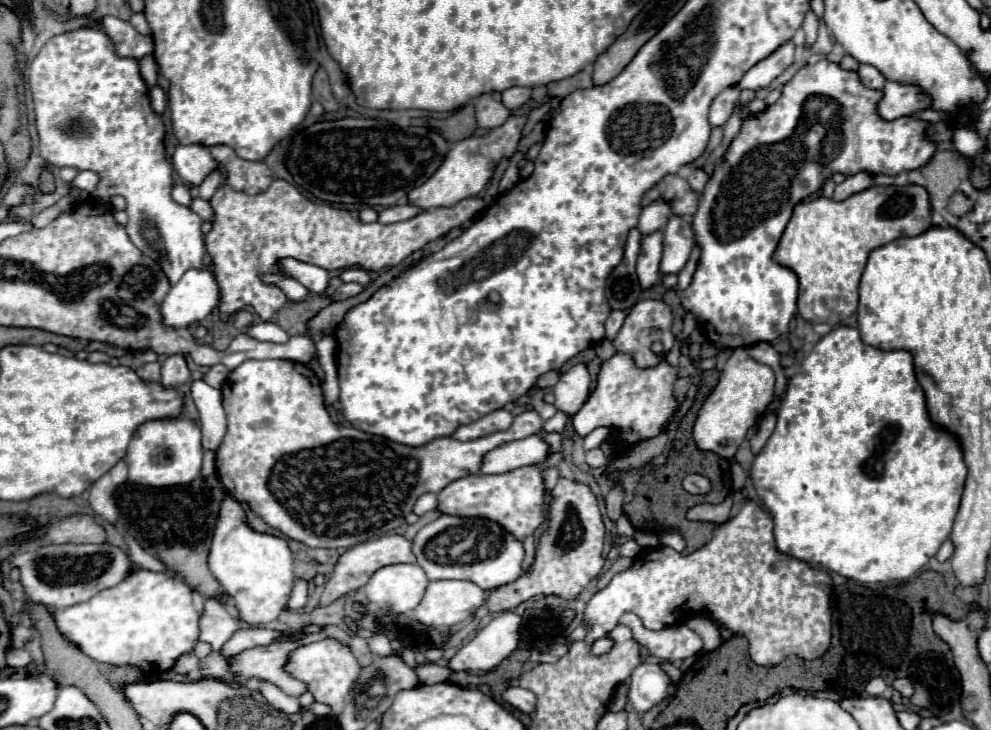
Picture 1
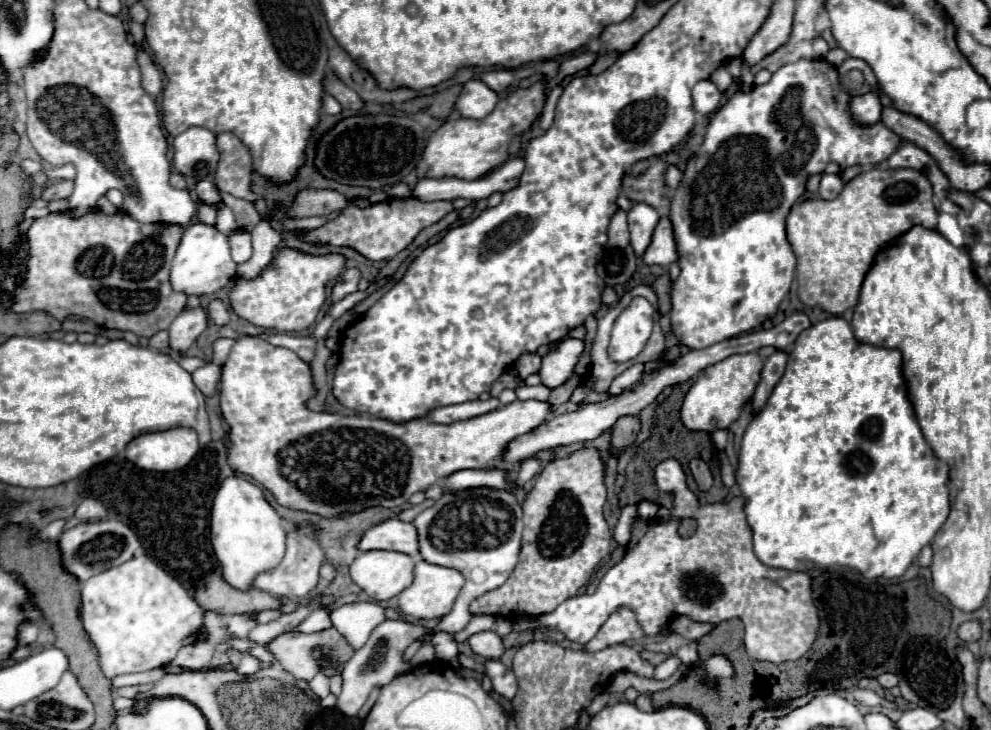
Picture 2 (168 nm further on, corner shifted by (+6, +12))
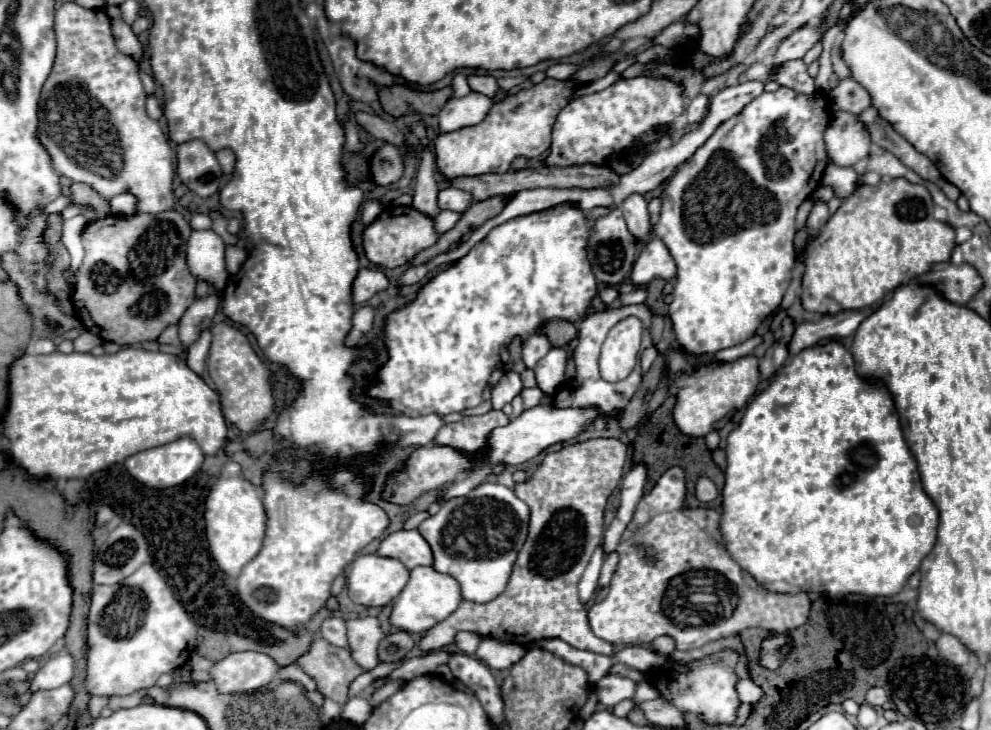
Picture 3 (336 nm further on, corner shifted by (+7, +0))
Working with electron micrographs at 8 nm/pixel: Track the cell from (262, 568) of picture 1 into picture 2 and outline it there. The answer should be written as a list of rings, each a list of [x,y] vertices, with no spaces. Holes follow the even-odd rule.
[[[229,476],[219,486],[211,512],[211,544],[221,564],[223,580],[233,588],[253,588],[257,574],[277,568],[285,556],[287,530],[273,506],[263,498],[261,488],[241,476]]]

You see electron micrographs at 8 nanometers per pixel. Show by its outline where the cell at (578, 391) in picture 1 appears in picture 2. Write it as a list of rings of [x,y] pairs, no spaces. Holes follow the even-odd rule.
[[[573,338],[561,340],[555,346],[551,346],[551,350],[543,358],[543,366],[539,370],[541,382],[547,388],[563,386],[575,374],[575,366],[579,362],[581,352],[583,352],[583,342],[573,340]]]

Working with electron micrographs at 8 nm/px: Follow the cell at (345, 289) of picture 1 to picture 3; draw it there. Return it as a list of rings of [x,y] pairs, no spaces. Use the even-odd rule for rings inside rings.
[[[362,268],[354,280],[354,288],[352,288],[352,294],[354,294],[354,302],[366,302],[370,300],[374,294],[386,290],[390,286],[386,274],[382,270],[368,270],[368,268]]]

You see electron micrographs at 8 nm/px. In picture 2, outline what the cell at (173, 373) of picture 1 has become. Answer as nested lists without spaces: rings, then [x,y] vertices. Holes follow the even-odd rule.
[[[199,306],[193,310],[183,310],[169,326],[169,346],[177,354],[185,354],[187,348],[197,340],[197,336],[207,328],[207,312]]]

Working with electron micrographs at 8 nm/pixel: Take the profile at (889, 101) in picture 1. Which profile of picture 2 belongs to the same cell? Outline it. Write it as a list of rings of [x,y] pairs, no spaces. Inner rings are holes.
[[[867,92],[867,94],[861,94],[861,96],[853,96],[851,104],[851,116],[857,124],[875,124],[881,120],[881,112],[883,112],[883,106],[879,102],[879,96],[877,92]]]

